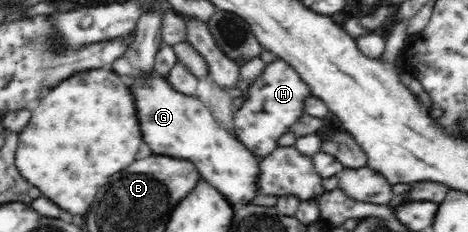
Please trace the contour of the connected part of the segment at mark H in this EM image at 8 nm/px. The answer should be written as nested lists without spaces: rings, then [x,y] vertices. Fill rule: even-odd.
[[[279,58],[266,65],[262,76],[255,83],[249,80],[248,87],[247,93],[237,93],[244,98],[248,94],[248,99],[234,115],[235,133],[249,151],[262,158],[273,154],[278,147],[277,140],[304,115],[304,100],[311,96],[311,91],[293,66]]]

